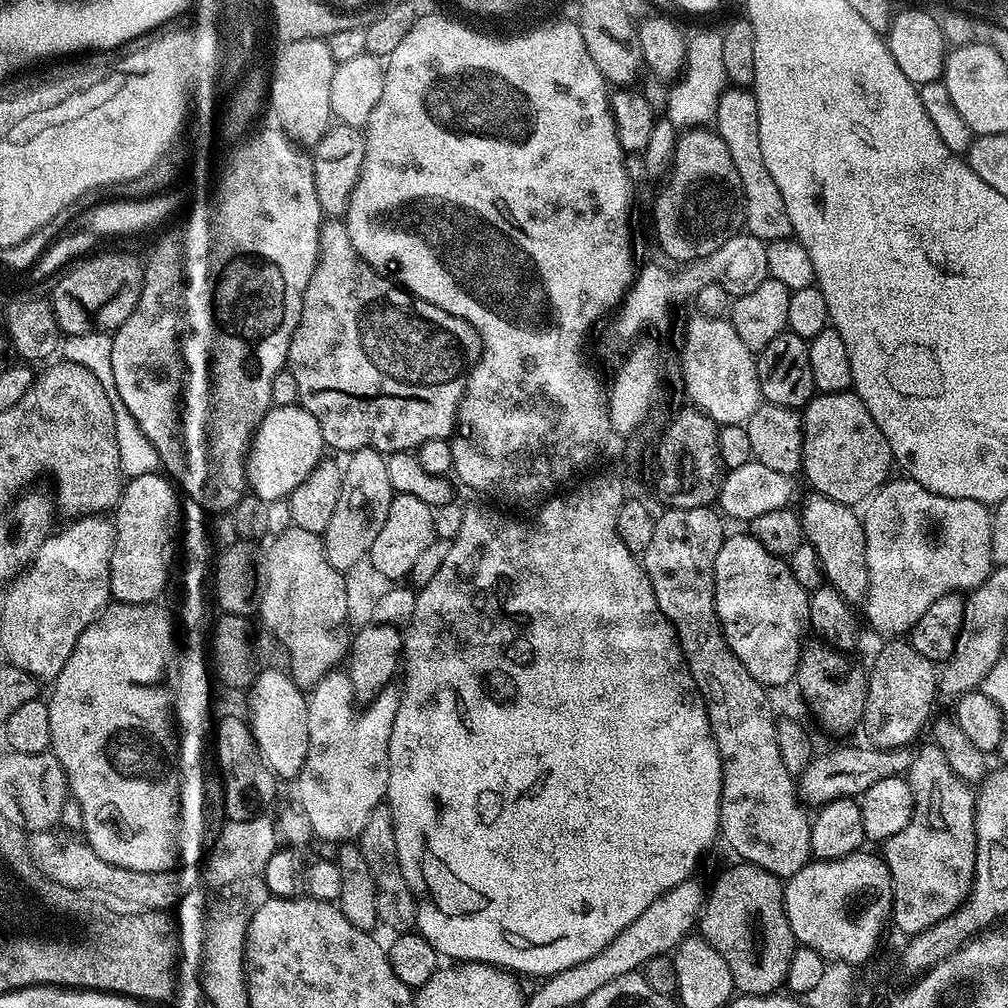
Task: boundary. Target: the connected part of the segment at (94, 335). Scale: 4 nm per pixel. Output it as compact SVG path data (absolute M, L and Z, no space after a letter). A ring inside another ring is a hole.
M91 332L90 334L78 334L77 336L64 336L59 345L58 352L63 359L74 362L78 366L86 366L94 378L102 385L102 390L106 390L106 398L110 398L110 406L114 410L114 438L118 438L118 462L120 471L125 477L141 476L151 472L159 473L162 465L158 458L158 450L142 434L142 426L134 422L130 410L122 402L118 390L114 386L114 366L110 366L110 350L112 349L112 336L106 332Z

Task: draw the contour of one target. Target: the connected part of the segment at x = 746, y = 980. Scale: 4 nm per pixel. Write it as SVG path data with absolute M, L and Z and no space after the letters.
M736 862L717 878L712 889L707 889L698 917L698 932L726 958L737 993L766 996L787 981L790 958L798 945L786 918L781 877L747 862Z

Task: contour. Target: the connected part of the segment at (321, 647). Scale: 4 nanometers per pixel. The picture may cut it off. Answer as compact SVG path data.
M293 526L271 537L270 543L264 561L266 590L258 620L290 650L290 675L301 688L308 690L326 673L339 669L350 652L345 573L330 566L319 532Z

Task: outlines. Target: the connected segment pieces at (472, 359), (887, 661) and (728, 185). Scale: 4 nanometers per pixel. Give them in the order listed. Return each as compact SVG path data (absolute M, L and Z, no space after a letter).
M330 218L325 221L323 227L320 228L320 261L316 264L316 270L310 278L310 286L306 286L302 318L294 330L294 338L290 340L286 370L294 374L300 407L314 414L314 418L318 418L322 438L329 449L337 448L338 451L344 452L343 454L351 454L363 448L373 448L387 454L415 450L427 440L448 440L456 431L460 415L460 401L464 398L464 391L468 389L469 373L480 361L480 354L483 351L484 347L478 330L470 326L470 322L462 318L454 318L454 314L446 314L446 310L438 310L438 306L413 296L405 288L400 287L395 280L374 270L370 262L366 262L362 254L354 248L347 223L340 218Z
M896 638L888 644L876 656L872 668L867 669L868 689L866 690L866 706L864 707L864 719L862 721L862 729L868 735L867 743L874 748L902 748L911 745L912 739L919 734L924 728L924 723L928 719L931 721L932 703L937 703L937 665L922 654L918 654L918 650L914 650L914 646L910 642Z
M689 127L677 135L672 165L662 183L652 216L656 219L657 238L668 240L668 256L672 259L669 261L706 258L722 242L745 231L746 198L742 178L738 178L726 142L711 127Z

